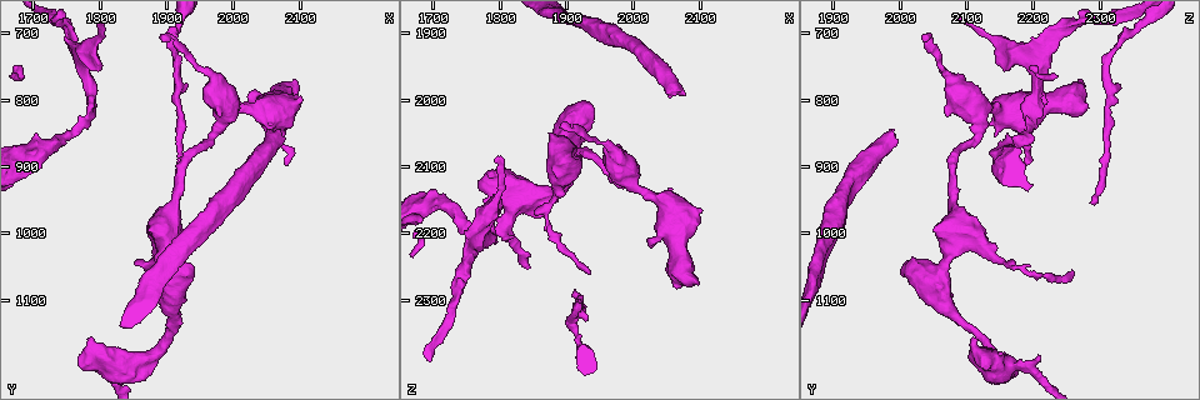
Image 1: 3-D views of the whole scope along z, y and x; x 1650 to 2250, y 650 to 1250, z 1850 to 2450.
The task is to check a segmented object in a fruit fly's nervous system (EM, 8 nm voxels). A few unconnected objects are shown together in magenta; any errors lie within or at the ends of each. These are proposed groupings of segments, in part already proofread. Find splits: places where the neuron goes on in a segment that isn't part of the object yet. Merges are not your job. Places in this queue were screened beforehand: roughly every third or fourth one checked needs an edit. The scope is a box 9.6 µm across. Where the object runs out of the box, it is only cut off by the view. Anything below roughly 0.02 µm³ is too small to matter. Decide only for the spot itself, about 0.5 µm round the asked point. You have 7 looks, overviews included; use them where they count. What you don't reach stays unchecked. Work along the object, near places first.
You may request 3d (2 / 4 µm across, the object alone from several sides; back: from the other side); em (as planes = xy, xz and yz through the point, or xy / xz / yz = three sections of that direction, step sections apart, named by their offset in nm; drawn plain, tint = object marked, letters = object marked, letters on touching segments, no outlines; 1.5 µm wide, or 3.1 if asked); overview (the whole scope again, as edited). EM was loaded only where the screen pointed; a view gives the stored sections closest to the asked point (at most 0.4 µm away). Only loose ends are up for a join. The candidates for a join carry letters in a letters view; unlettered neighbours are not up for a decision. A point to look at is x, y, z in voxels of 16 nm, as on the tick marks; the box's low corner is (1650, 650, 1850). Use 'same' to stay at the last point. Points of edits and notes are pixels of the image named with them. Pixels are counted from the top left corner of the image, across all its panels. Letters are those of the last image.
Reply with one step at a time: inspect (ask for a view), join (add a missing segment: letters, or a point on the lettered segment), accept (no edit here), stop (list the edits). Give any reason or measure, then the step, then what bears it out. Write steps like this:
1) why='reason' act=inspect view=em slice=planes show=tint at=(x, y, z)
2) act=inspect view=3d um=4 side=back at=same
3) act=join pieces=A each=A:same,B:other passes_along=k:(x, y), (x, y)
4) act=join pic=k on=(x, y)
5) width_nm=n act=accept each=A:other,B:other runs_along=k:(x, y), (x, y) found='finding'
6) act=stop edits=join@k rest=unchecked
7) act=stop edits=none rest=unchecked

why='tapers out' act=inspect view=em slice=planes show=letters at=(2080, 900, 2190)

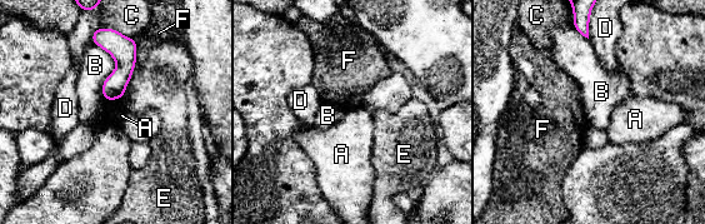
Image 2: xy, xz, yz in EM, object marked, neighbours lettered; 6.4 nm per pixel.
longest_contact=B:380nm act=accept each=A:other,B:other,C:other,D:other,E:other,F:other border=2:(135, 39), (136, 63), (131, 74) found='no lettered segment goes on from it'

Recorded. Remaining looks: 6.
why='thick end' act=inspect view=3d um=2 at=(2070, 850, 1990)

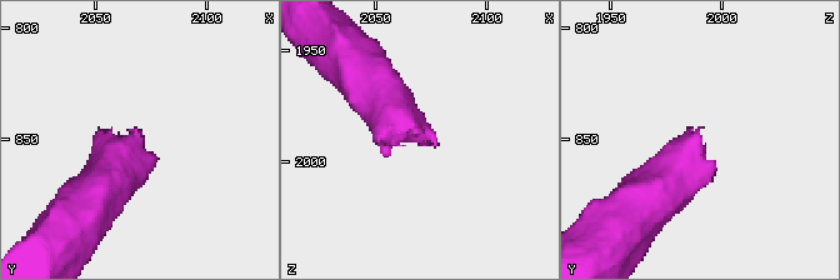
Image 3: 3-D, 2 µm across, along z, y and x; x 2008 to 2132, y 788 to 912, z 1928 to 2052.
act=inspect view=em slice=yz step=8 show=letters at=(2070, 846, 1986)

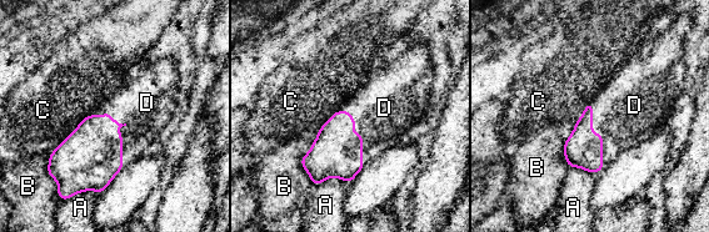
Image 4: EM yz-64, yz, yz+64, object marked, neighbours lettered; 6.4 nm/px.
why='another direction' act=inspect view=em slice=planes show=letters at=same

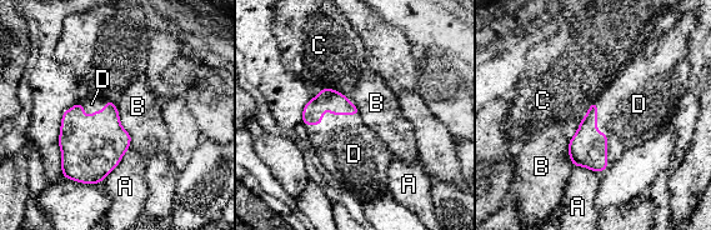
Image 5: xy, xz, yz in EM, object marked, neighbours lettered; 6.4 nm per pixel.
act=join pieces=D each=A:other,B:other,C:other,D:same passes_along=5:(589, 148), (604, 133), (634, 108) found='it goes on there'

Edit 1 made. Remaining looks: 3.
why='tapers out' act=inspect view=em slice=planes show=letters at=(1890, 705, 2040)

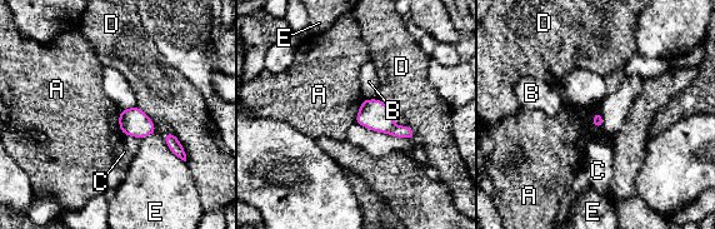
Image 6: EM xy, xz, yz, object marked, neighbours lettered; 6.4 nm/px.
longest_contact=D:220nm act=accept each=A:other,B:other,C:other,D:other,E:other border=6:(120, 110), (119, 128), (125, 134) found='no lettered segment goes on from it'

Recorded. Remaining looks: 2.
act=stop edits=join@5 rest=unchecked

